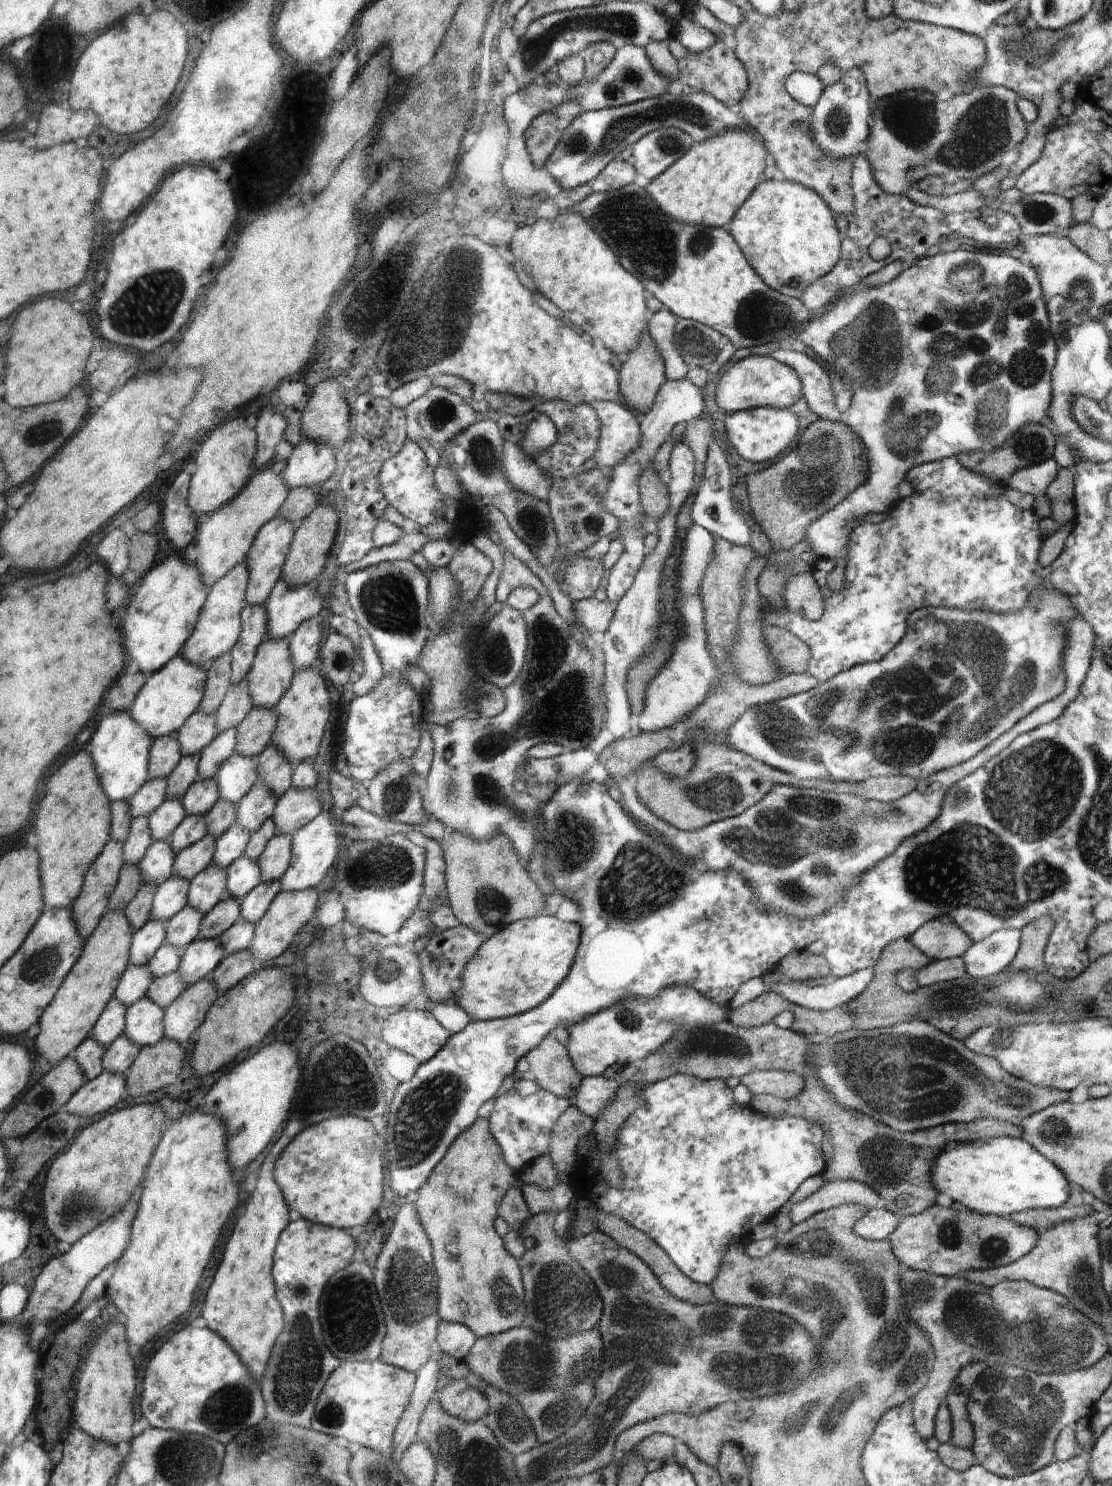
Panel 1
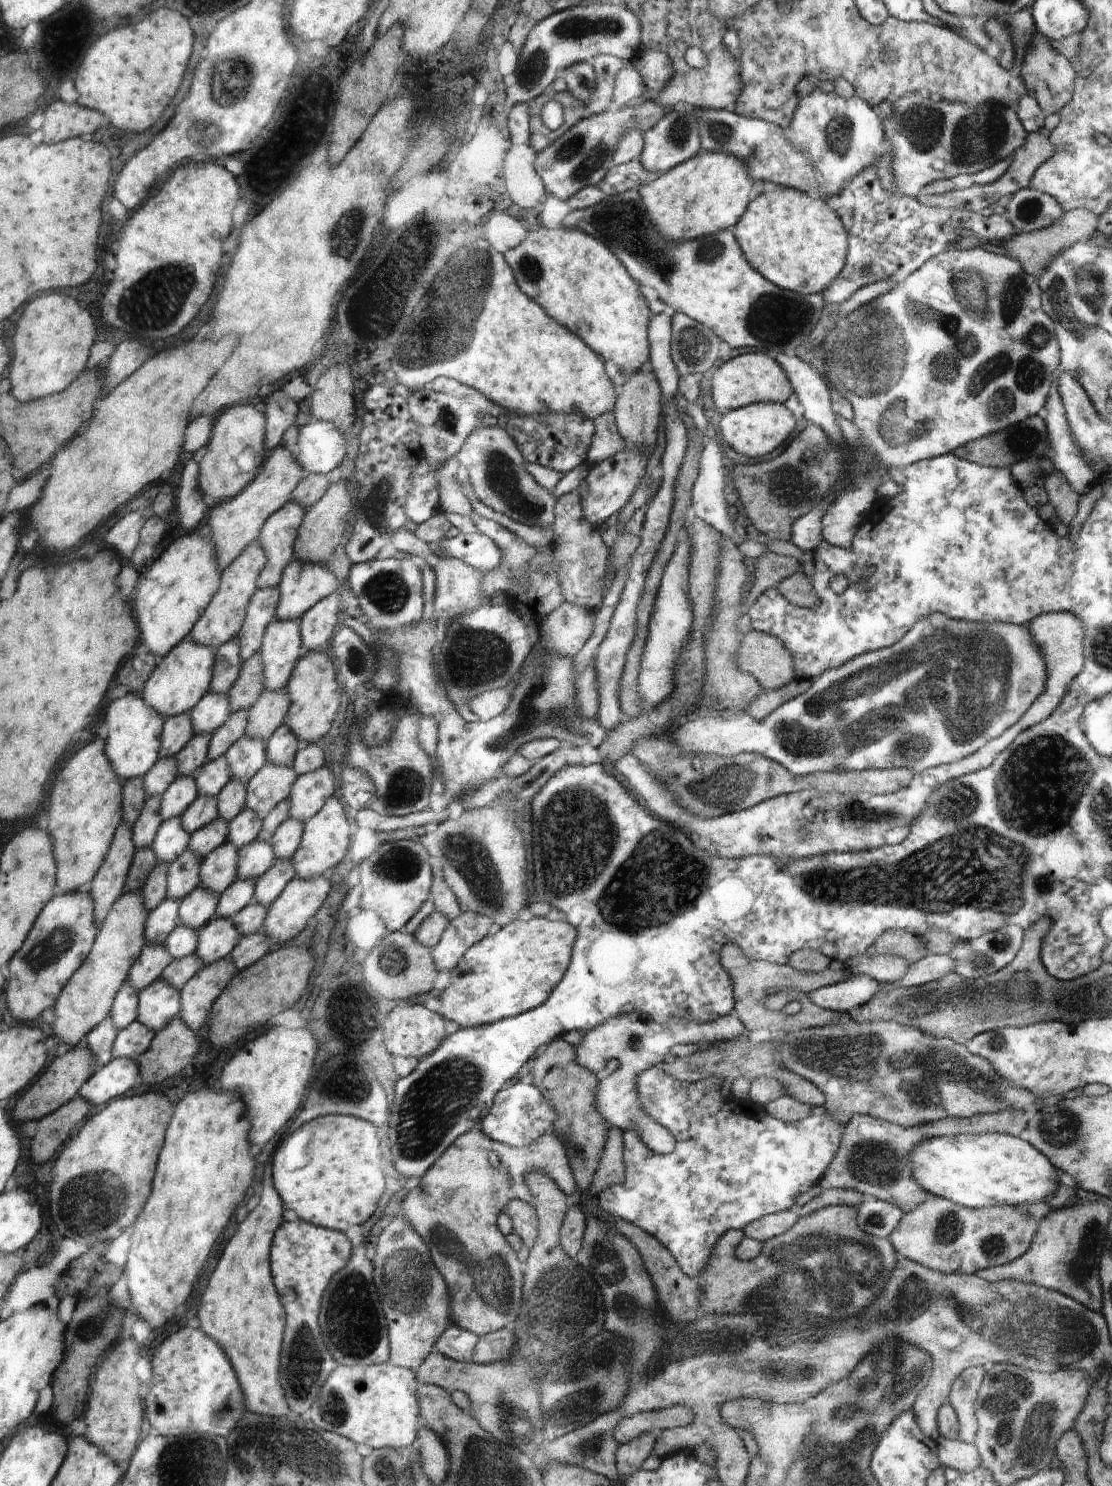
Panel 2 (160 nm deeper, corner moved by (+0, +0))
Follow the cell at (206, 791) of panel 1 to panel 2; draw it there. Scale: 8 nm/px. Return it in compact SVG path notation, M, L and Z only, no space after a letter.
M225 756L208 760L194 775L199 795L216 797L233 775Z

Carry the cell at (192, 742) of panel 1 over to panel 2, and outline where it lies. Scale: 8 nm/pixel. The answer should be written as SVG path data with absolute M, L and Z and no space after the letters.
M209 691L189 712L195 728L195 736L198 733L212 734L220 726L223 726L231 716L229 697L226 693L219 694Z

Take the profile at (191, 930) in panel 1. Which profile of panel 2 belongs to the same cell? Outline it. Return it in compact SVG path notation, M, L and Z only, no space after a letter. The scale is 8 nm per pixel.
M199 885L181 900L178 910L179 924L200 930L214 919L218 898L214 892Z

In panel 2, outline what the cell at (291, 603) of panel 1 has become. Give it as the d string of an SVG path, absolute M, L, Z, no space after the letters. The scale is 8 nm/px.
M293 559L278 584L276 619L300 619L319 600L336 592L336 578L326 565Z

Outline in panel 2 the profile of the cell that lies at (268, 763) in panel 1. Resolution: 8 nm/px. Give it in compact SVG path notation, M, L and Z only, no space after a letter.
M286 724L280 726L266 743L267 761L291 765L294 762L295 754L306 745L304 742L300 743L299 738Z

